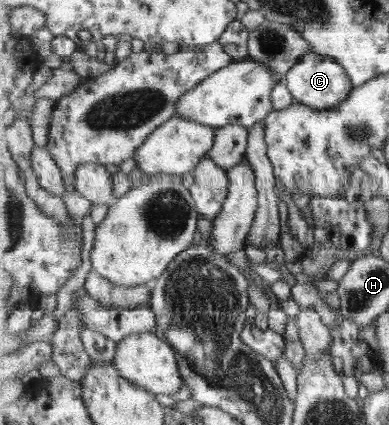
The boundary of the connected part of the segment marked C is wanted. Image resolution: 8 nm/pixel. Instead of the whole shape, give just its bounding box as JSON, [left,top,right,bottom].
[285,51,354,110]

